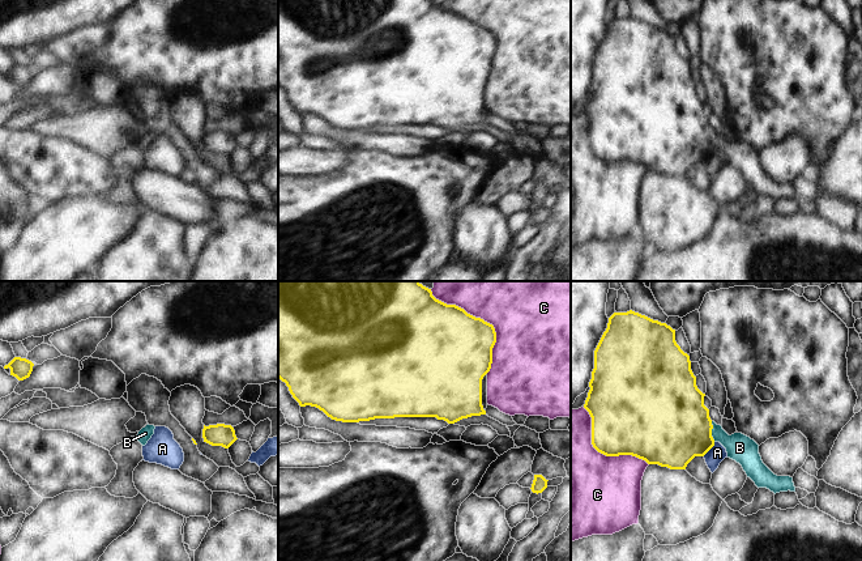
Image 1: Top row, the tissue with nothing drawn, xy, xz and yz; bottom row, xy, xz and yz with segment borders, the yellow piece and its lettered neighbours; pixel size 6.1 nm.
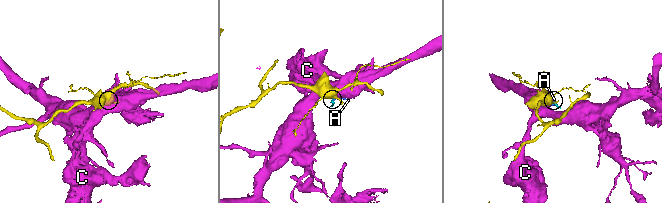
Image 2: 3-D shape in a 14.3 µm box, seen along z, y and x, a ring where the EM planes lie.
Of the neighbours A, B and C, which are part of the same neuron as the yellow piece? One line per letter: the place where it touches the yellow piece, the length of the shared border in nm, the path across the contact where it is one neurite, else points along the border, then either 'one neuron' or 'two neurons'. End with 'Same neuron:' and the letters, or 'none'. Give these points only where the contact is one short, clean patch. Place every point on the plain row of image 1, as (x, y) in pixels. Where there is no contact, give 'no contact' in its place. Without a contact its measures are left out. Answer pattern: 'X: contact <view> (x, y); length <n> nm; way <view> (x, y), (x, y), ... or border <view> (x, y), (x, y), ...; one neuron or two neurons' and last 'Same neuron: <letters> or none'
A: contact yz (709, 156); length 120 nm; two neurons
B: contact yz (711, 139); length 130 nm; way yz (671, 132), (711, 139), (739, 154); one neuron
C: contact xz (486, 29); length 600 nm; two neurons
Same neuron: B

